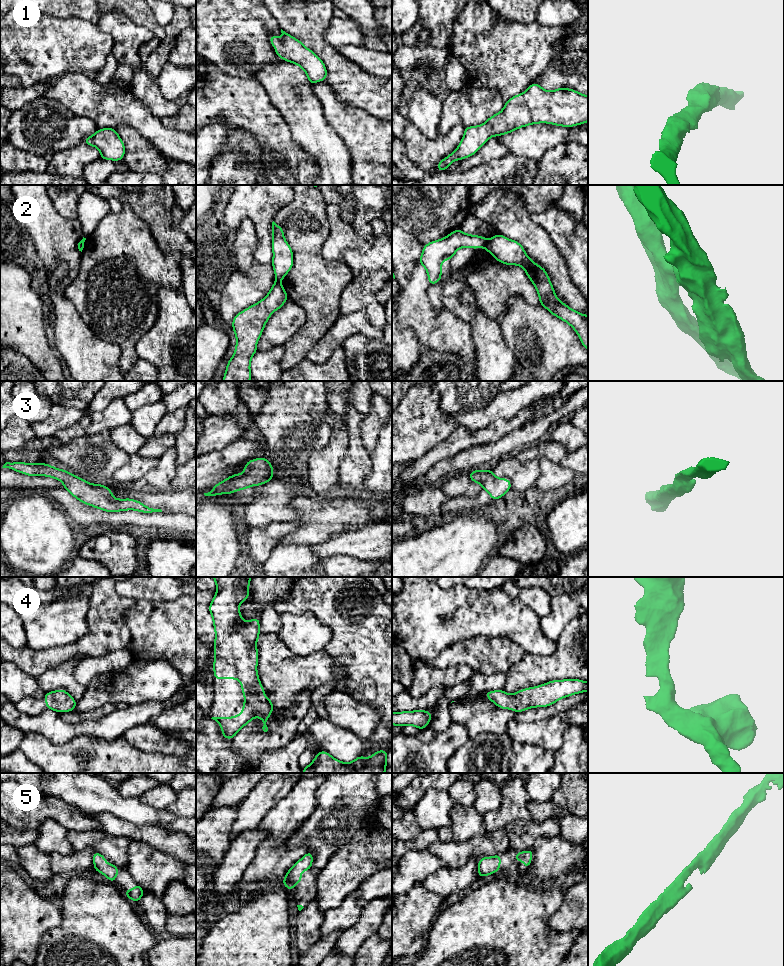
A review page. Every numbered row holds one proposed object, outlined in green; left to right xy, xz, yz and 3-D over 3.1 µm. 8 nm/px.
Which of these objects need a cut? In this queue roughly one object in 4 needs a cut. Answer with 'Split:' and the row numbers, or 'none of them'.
Split: 2

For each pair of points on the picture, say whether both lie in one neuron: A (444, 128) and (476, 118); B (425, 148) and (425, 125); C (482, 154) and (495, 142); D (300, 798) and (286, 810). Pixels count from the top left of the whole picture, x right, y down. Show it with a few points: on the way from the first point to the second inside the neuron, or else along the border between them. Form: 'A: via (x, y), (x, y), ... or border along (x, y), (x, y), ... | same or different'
A: via (452, 120), (457, 115), (468, 115) | same
B: border along (409, 118), (426, 136), (439, 136) | different
C: via (485, 152), (492, 145) | same
D: via (297, 801), (289, 807) | same

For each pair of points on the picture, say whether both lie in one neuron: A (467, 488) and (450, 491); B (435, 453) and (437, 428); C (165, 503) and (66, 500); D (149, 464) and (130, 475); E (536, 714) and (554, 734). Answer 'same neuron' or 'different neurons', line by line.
A: same neuron
B: different neurons
C: different neurons
D: same neuron
E: different neurons

